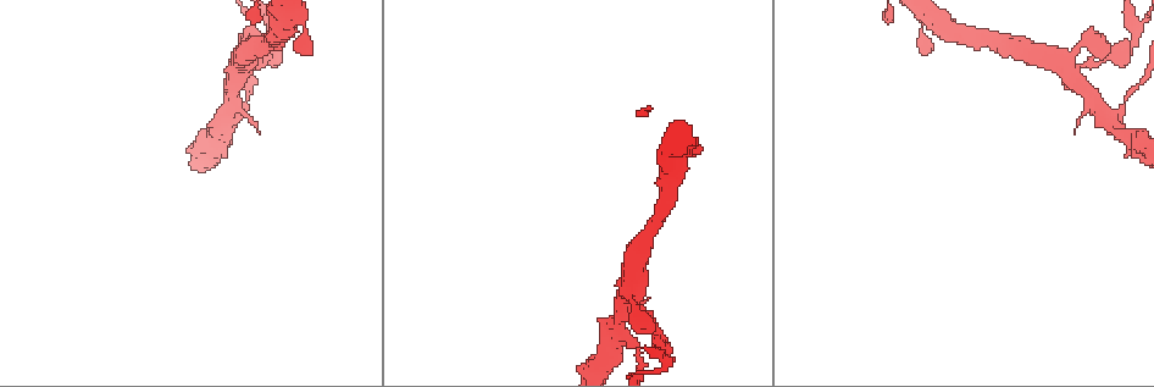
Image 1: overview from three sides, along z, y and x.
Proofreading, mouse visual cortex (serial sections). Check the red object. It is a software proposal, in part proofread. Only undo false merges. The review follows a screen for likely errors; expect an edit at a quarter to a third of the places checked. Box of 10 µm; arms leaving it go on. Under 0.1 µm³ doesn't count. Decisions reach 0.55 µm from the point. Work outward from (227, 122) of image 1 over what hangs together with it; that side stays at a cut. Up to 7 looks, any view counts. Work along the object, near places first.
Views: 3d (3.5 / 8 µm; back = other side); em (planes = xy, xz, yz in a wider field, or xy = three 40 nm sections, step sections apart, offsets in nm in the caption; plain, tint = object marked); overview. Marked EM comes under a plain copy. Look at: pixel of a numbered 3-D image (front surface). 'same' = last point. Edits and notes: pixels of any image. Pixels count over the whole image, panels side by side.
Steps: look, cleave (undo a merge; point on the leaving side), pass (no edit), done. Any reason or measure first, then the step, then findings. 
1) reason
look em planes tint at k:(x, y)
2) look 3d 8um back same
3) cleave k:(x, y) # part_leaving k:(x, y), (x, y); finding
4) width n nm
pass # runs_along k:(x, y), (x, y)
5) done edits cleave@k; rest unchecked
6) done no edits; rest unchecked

branch point
look 3d 3.5um at 1:(1074, 53)

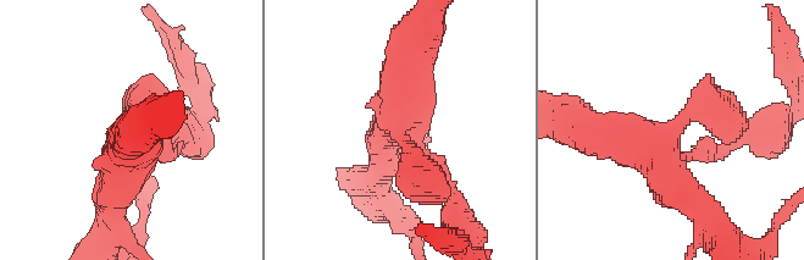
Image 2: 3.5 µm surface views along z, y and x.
need the tissue
look em planes tint at 2:(396, 128)

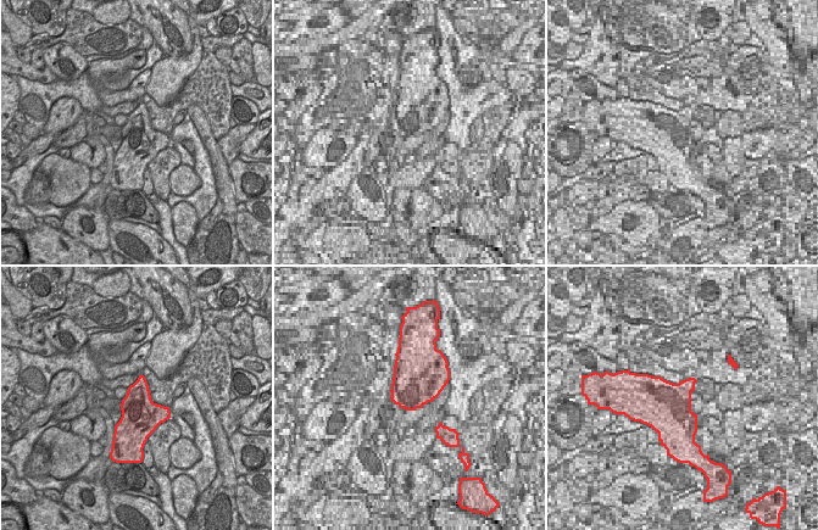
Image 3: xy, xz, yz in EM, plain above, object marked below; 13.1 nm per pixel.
width 500 nm
pass # runs_along 2:(710, 216), (642, 144), (586, 130); all the same cell

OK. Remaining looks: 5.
abrupt turn
look 3d 3.5um at 1:(291, 21)

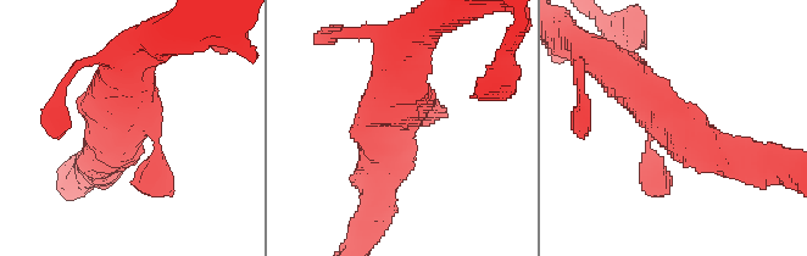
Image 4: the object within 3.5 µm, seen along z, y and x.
look em xy step 2 tint at 4:(406, 119)

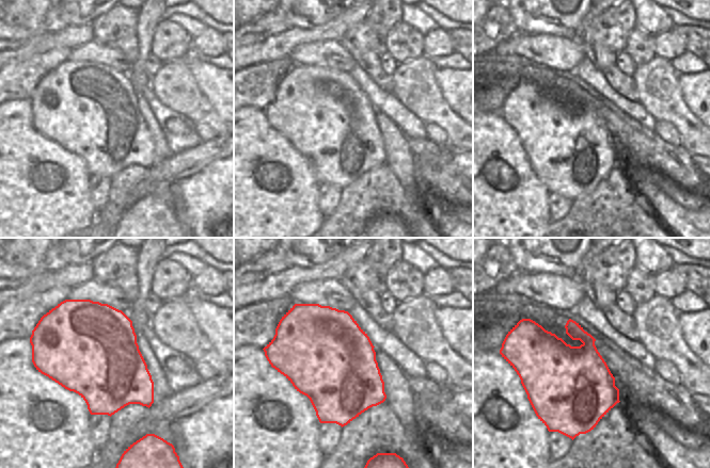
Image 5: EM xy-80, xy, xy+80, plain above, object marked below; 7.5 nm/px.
width 650 nm
pass # runs_along 4:(730, 160), (612, 81); one cell here

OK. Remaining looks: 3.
three arms meet
look 3d 3.5um at 1:(1134, 35)

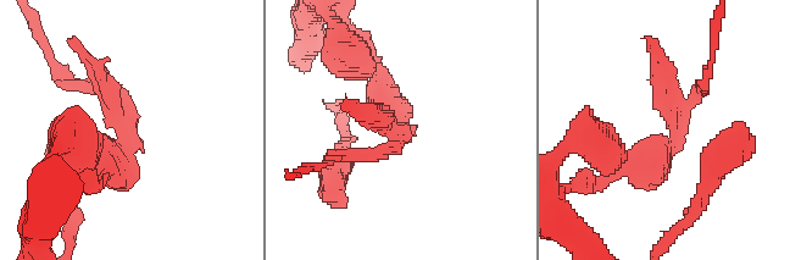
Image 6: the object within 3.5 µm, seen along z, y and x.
look em xy step 2 tint at 6:(133, 122)

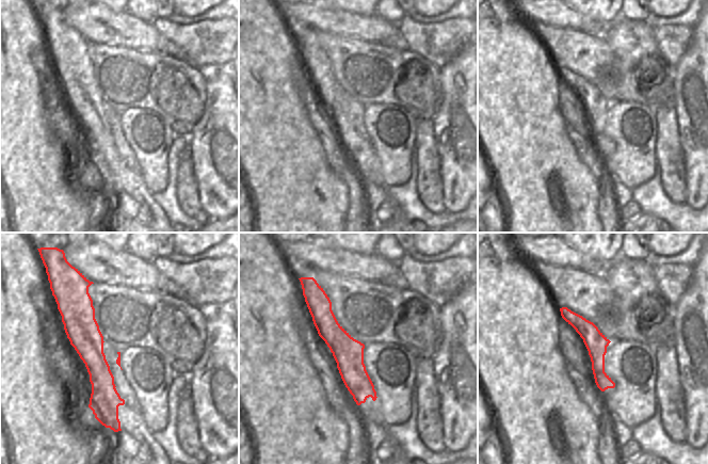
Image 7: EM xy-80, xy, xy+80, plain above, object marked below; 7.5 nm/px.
arm_widths 150, 250, 350 nm
cleave 6:(107, 99) # part_leaving 6:(128, 139), (132, 123), (76, 49); two cells meet here

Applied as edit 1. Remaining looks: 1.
done edits cleave@6; rest unchecked

